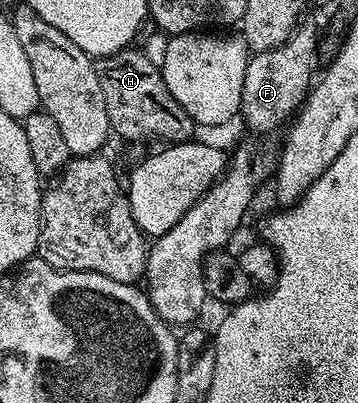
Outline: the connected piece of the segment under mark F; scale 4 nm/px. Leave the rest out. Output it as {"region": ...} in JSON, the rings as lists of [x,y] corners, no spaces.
{"region":[[[300,21],[299,25],[295,27],[295,31],[277,48],[266,50],[260,54],[252,53],[247,59],[245,84],[241,88],[241,104],[239,109],[241,111],[241,118],[247,121],[248,128],[256,130],[259,134],[267,134],[270,130],[277,129],[283,121],[286,123],[302,107],[313,85],[311,69],[315,66],[315,58],[317,59],[317,34],[315,38],[315,26],[307,21]]]}

